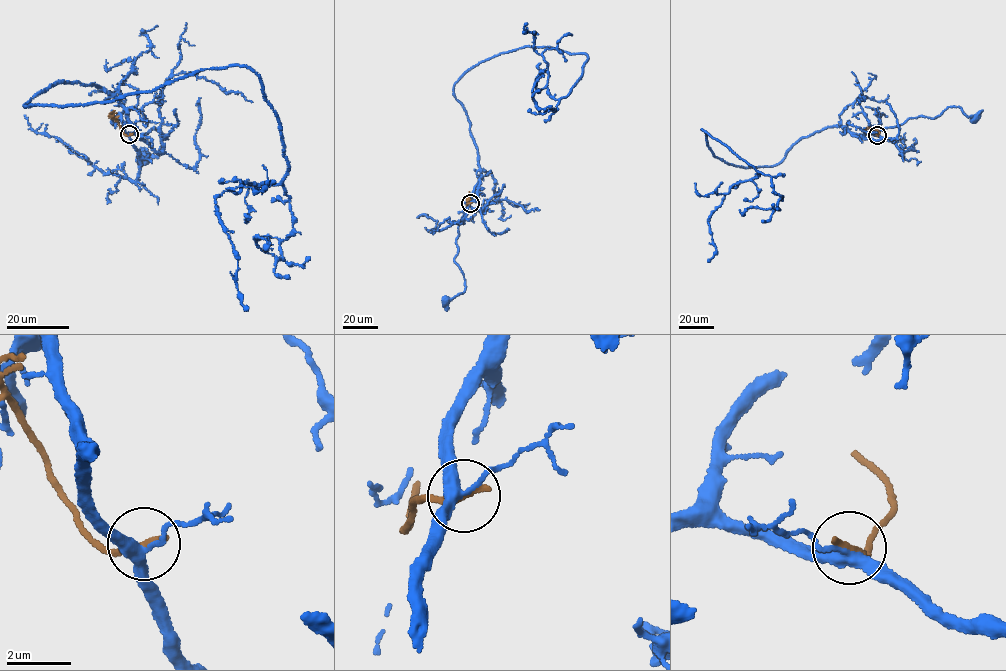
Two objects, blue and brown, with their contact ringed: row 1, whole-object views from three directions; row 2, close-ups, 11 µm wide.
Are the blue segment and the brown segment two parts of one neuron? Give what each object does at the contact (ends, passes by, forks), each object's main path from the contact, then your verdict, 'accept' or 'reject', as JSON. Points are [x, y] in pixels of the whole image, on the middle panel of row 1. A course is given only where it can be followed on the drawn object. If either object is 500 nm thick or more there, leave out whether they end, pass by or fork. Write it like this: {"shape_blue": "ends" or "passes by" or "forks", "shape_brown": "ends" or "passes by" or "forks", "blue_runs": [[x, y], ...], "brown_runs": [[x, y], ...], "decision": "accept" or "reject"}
{"shape_blue": "forks", "shape_brown": "ends", "blue_runs": [[470, 203], [471, 196], [458, 227], [458, 251], [454, 261], [463, 273], [465, 288], [444, 301]], "brown_runs": [[470, 203], [467, 205], [469, 191]], "decision": "reject"}

